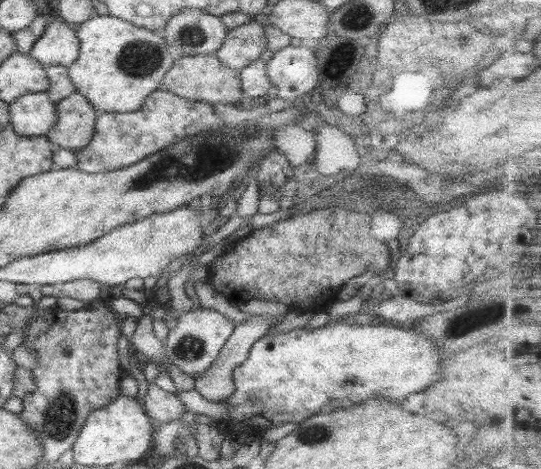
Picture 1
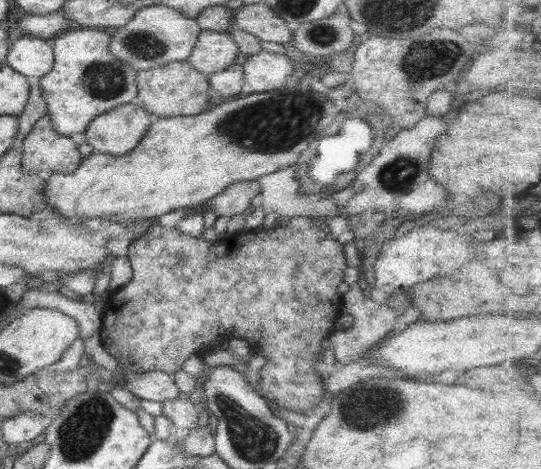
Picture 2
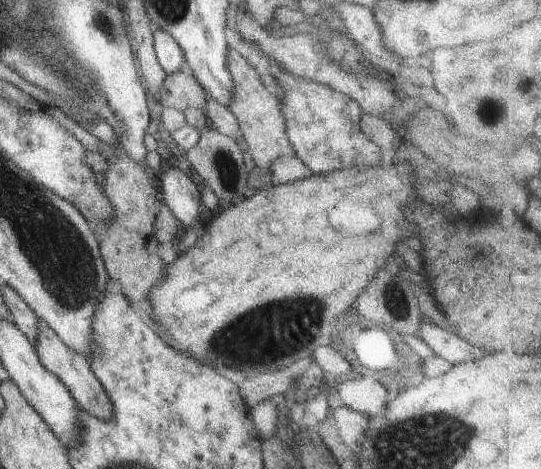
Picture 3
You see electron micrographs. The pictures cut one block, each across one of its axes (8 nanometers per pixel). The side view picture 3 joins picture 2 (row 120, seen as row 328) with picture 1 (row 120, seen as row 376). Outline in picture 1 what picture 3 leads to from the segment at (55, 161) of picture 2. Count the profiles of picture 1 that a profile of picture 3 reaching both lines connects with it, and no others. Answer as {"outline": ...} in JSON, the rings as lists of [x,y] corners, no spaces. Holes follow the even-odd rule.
{"outline":[[[78,92],[60,100],[55,106],[57,109],[56,124],[49,130],[49,134],[46,134],[52,142],[52,146],[56,144],[58,147],[70,150],[85,147],[95,131],[97,110]]]}

